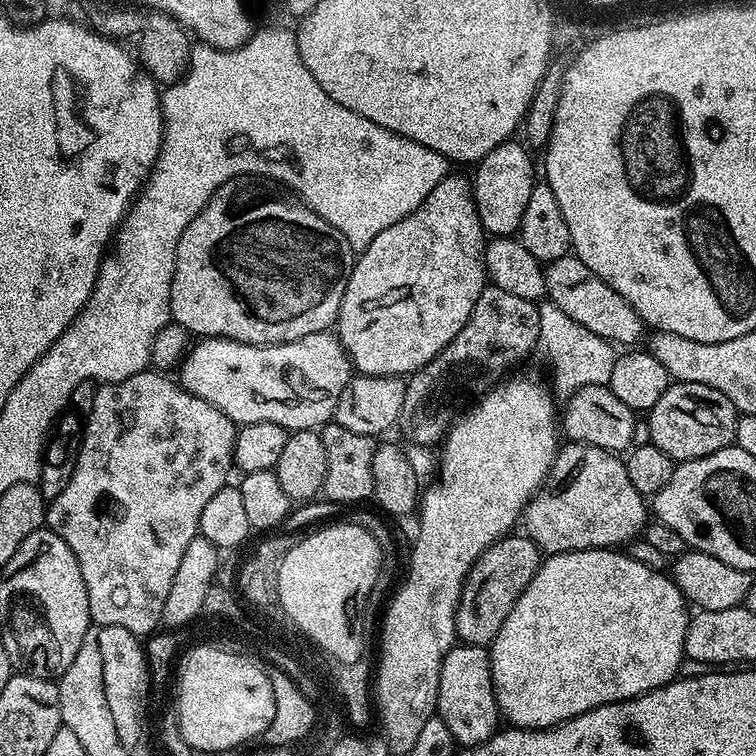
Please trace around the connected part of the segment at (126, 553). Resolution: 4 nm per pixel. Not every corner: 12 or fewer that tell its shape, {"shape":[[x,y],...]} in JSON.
{"shape":[[145,370],[101,383],[46,524],[92,624],[138,638],[238,431]]}

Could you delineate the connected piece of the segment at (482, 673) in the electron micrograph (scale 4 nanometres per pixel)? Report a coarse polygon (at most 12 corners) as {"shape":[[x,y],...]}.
{"shape":[[460,642],[440,667],[436,712],[457,745],[502,717],[487,647]]}

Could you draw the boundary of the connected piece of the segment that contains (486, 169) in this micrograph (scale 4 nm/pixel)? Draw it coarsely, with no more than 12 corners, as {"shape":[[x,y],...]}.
{"shape":[[515,139],[475,165],[472,197],[489,237],[515,237],[538,183]]}

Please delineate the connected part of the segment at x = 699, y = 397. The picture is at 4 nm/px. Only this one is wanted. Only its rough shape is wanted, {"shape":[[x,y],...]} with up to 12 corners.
{"shape":[[669,383],[647,413],[651,444],[673,462],[736,439],[726,394]]}

